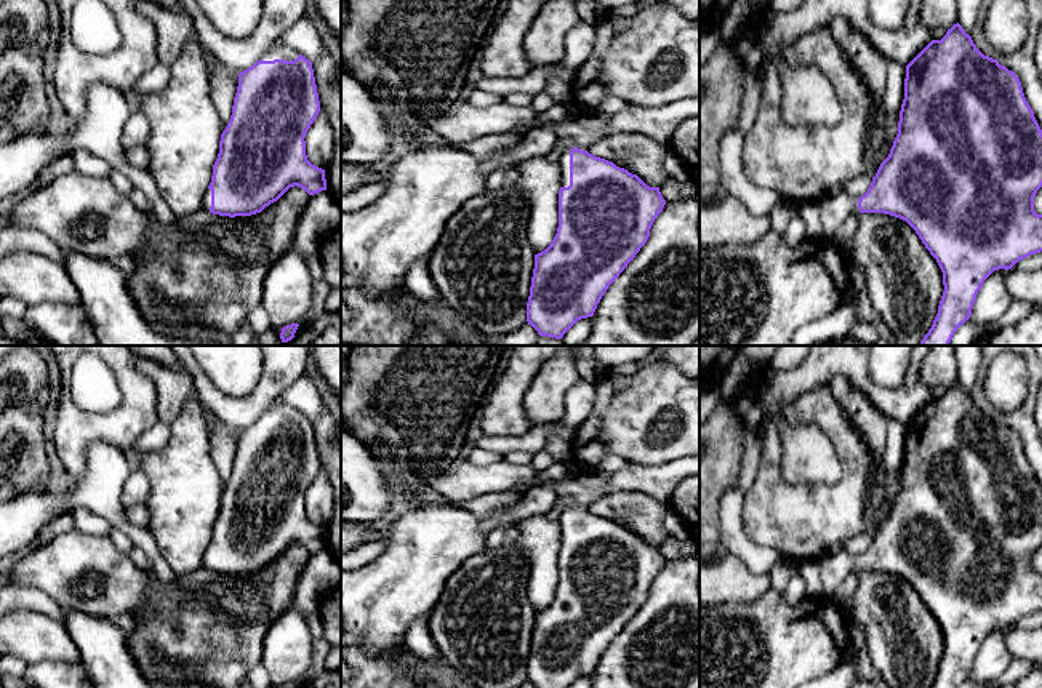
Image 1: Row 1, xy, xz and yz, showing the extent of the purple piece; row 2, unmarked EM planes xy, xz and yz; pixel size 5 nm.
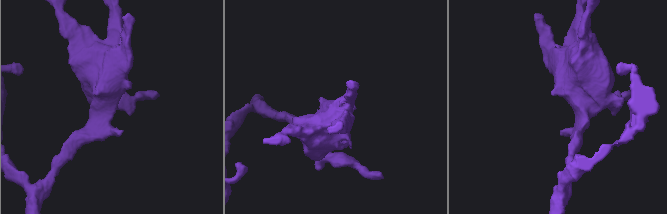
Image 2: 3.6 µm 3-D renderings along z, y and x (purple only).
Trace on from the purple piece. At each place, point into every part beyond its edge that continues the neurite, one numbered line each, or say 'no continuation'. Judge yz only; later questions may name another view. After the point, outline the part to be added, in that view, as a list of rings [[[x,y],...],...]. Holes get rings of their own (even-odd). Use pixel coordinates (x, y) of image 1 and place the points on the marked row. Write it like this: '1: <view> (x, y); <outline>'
1: yz (834, 208); [[[831,192],[820,200],[820,222],[828,238],[836,234],[848,216],[861,214],[858,200],[860,197],[847,192]]]

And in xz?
1: xz (564, 160); [[[570,150],[560,154],[559,163],[562,168],[560,187],[568,187],[570,186]]]

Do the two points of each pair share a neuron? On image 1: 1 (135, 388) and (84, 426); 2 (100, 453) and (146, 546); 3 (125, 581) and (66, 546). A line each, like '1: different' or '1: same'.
1: same
2: same
3: same

